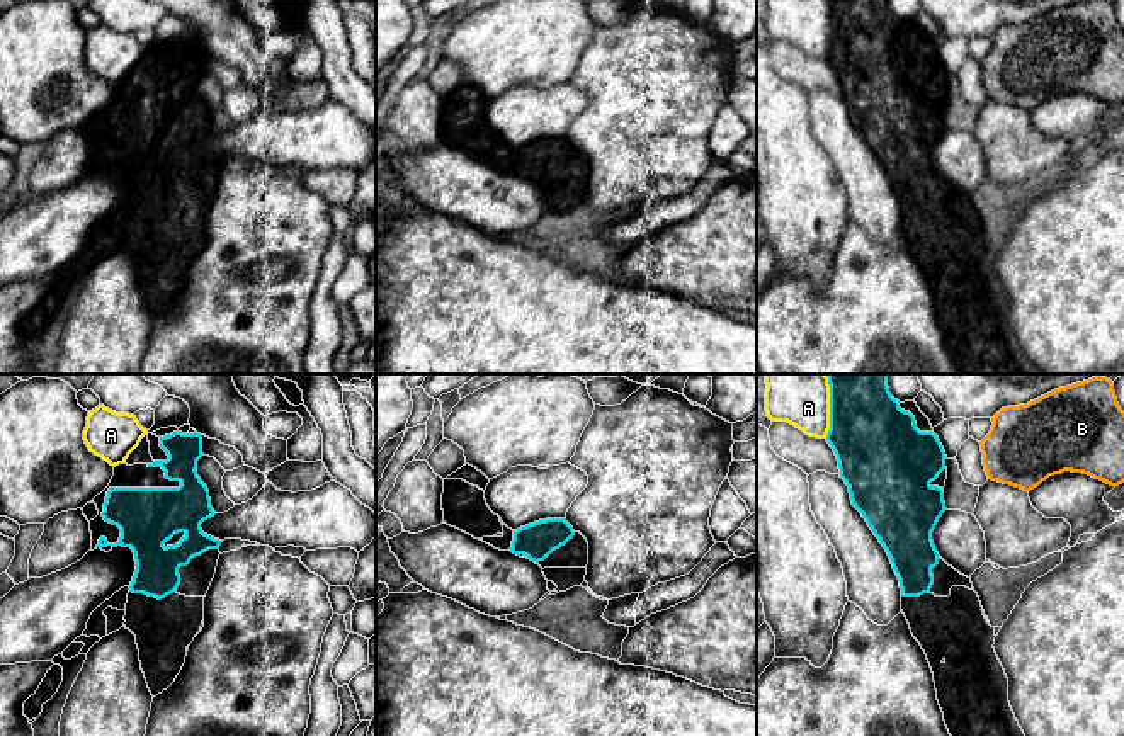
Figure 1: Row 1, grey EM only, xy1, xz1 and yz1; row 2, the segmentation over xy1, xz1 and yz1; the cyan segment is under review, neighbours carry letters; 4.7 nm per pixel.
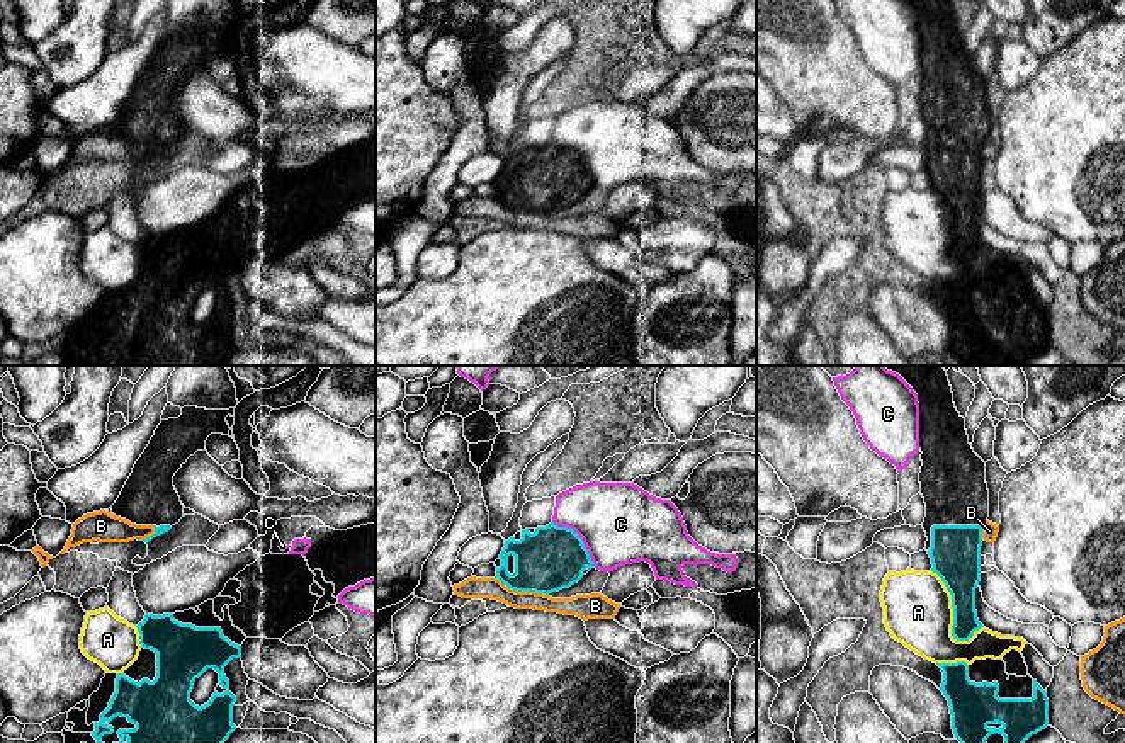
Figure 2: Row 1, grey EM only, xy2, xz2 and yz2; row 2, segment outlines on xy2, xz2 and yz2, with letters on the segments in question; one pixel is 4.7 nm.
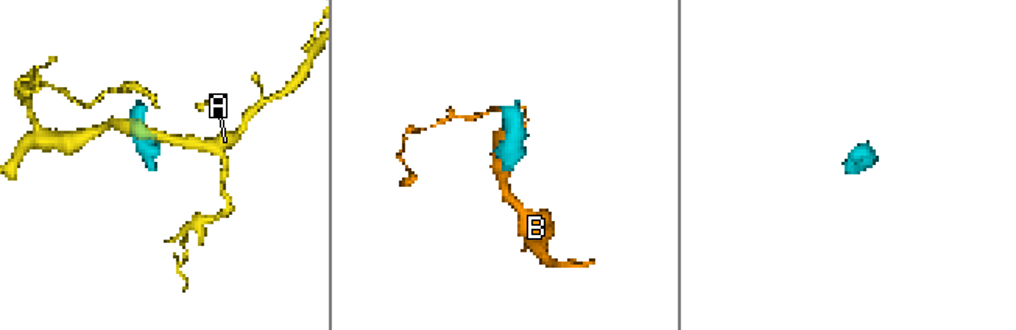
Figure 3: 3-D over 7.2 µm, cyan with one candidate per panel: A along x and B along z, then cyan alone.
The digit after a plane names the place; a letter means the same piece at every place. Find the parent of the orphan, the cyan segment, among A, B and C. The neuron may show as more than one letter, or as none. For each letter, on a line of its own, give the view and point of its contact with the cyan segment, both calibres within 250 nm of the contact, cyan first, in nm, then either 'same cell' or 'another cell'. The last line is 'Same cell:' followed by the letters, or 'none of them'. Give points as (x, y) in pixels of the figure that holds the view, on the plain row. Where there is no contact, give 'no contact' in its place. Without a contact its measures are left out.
A: yz2 (954, 230) | 240/320 nm | another cell
B: xz2 (527, 209) | 300/100 nm | another cell
C: xz2 (582, 158) | 300/380 nm | another cell
Same cell: none of them

